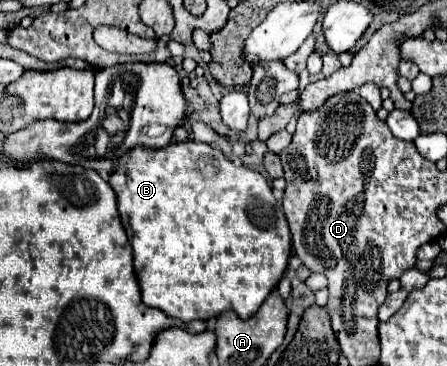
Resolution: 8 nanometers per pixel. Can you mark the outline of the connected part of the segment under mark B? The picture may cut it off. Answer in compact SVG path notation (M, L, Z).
M191 140L169 144L157 152L133 148L133 152L117 160L109 184L119 198L121 222L133 246L133 270L139 280L141 300L147 306L159 308L181 322L209 320L227 310L247 320L283 278L293 250L283 208L259 172L235 166L219 148Z

